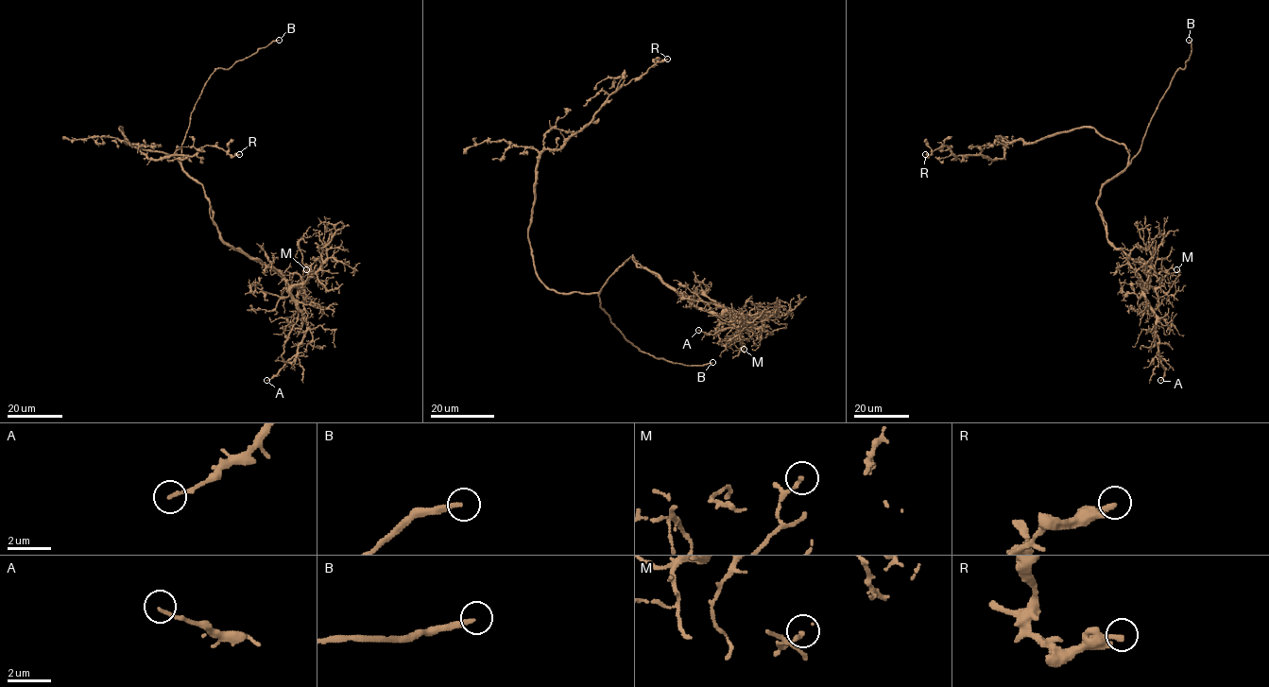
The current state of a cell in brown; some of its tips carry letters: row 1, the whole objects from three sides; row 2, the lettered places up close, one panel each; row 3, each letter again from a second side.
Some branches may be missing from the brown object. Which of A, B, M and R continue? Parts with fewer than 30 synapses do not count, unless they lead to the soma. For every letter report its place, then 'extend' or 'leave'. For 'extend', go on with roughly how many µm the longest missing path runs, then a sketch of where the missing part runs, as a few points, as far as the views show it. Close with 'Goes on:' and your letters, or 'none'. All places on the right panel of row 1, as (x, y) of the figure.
A: (1160, 380) | leave
B: (1189, 40) | extend | 10 µm | (1189, 40), (1188, 34), (1179, 34), (1177, 28)
M: (1176, 269) | leave
R: (925, 154) | leave
Goes on: B

